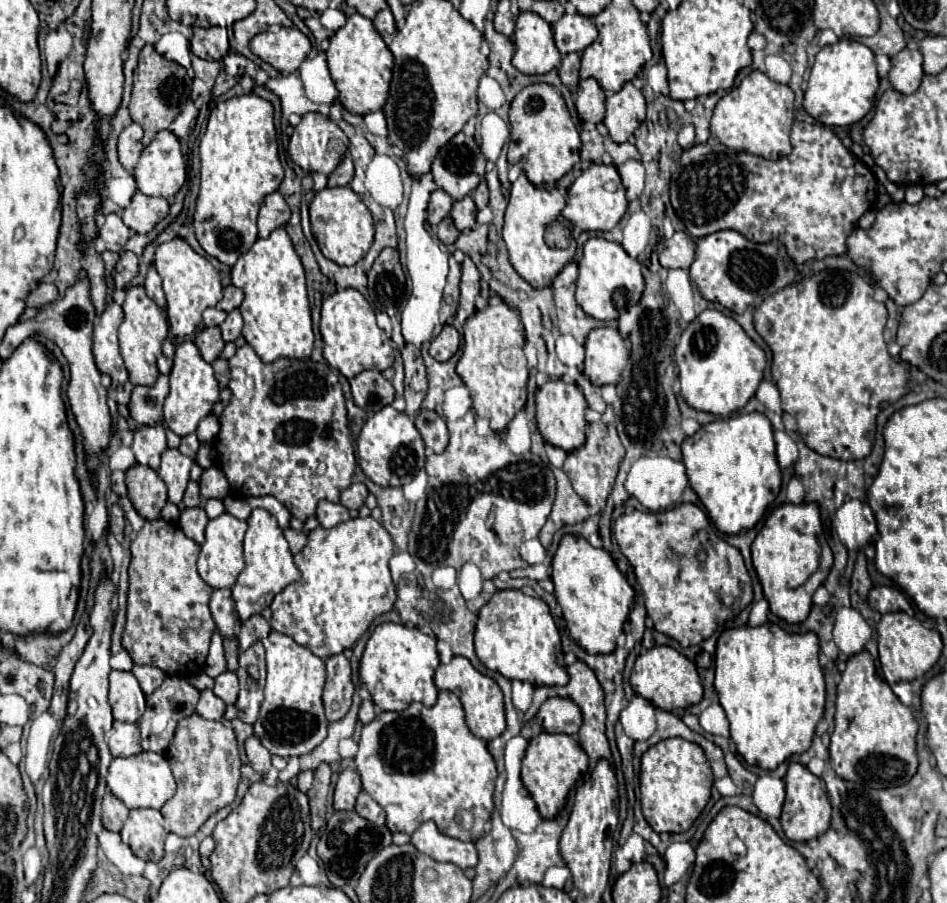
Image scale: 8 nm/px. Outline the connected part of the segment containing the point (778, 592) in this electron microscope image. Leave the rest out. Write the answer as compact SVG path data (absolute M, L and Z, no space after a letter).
M816 503L776 507L752 543L752 563L770 611L786 623L802 623L812 609L812 595L832 569L832 551L824 539Z

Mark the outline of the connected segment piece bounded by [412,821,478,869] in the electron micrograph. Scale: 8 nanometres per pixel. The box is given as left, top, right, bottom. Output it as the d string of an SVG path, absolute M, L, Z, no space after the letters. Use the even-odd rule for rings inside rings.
M426 821L414 831L412 843L420 853L430 855L436 861L454 863L460 869L474 867L478 863L478 851L474 843L460 841L456 837L448 837L440 833L434 821Z

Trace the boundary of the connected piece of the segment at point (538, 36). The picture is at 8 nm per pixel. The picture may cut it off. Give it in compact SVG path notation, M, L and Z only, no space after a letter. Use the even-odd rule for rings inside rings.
M522 11L516 17L514 31L514 67L526 75L542 75L560 65L560 51L554 43L552 25L538 13Z

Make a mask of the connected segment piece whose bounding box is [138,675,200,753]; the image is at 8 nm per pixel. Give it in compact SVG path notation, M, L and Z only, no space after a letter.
M168 675L164 679L164 683L146 697L146 711L142 715L142 719L138 721L138 727L142 731L142 749L144 751L156 751L156 753L166 753L168 743L174 735L176 723L184 717L184 715L192 715L196 709L196 703L200 699L200 691L190 685L184 677L178 675Z

